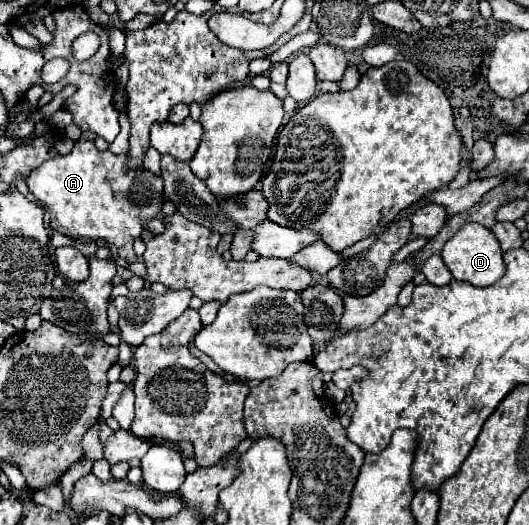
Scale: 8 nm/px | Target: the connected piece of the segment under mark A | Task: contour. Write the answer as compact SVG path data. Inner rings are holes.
M84 139L74 143L72 153L56 155L36 167L26 185L48 209L54 231L74 239L114 245L118 255L130 263L134 263L132 243L146 229L146 223L160 215L164 199L162 177L148 169L126 169L126 155L98 151L94 141Z

